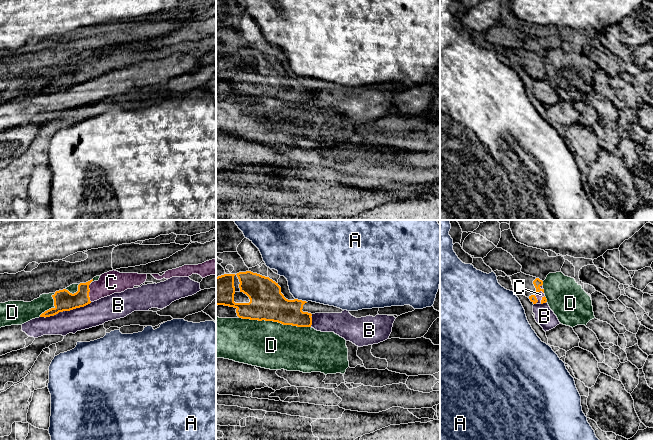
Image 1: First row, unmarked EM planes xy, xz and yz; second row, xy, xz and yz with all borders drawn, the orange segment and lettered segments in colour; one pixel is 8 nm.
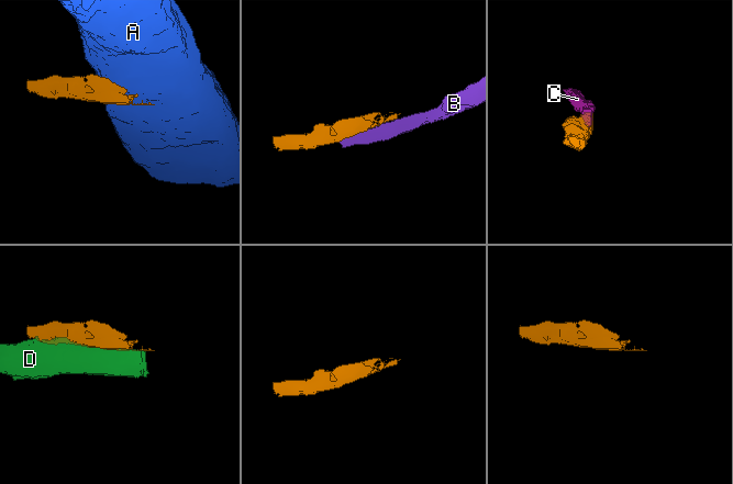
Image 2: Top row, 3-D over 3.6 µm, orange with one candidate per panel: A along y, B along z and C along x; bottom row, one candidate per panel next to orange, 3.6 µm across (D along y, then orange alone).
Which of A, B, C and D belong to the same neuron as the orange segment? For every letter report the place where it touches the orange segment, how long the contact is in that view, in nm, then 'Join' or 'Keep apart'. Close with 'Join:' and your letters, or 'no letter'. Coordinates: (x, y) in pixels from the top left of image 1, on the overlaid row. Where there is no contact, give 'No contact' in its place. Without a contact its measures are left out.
A: Touches orange at xz (301, 300). Shared border 100 nm. Keep apart
B: Touches orange at xy (65, 310). Shared border 440 nm. Keep apart
C: Touches orange at xy (88, 293). Shared border 140 nm. Join
D: Touches orange at xz (275, 321). Shared border 600 nm. Keep apart
Join: C

